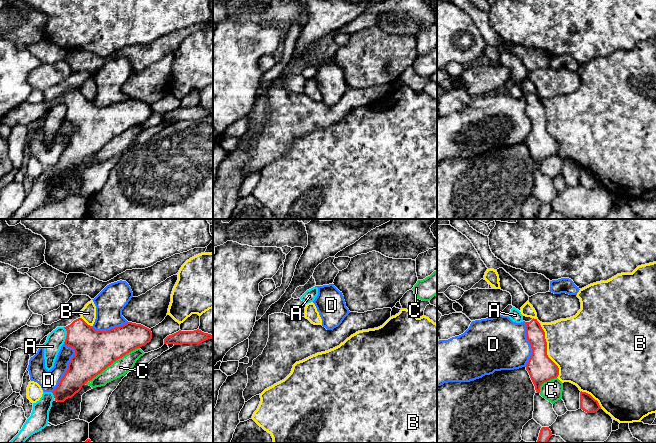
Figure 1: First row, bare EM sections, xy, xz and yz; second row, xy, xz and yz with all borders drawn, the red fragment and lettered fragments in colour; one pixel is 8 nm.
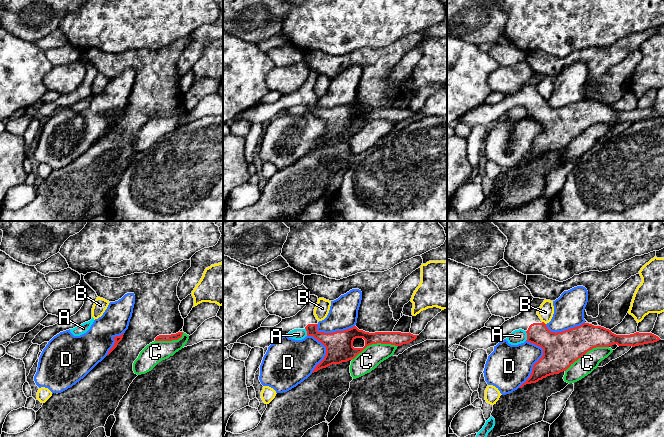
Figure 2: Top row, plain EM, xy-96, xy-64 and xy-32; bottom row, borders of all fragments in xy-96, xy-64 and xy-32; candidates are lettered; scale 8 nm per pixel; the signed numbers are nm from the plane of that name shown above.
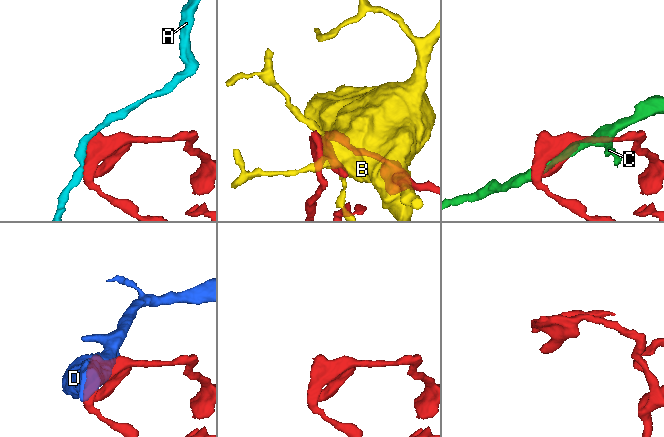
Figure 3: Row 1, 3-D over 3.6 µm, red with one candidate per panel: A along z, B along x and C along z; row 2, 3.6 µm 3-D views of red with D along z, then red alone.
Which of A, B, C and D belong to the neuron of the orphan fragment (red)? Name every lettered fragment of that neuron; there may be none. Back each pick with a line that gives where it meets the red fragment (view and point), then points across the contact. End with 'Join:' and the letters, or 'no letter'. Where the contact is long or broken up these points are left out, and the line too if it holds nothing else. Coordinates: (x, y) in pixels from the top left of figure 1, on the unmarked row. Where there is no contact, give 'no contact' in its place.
Join: no letter

